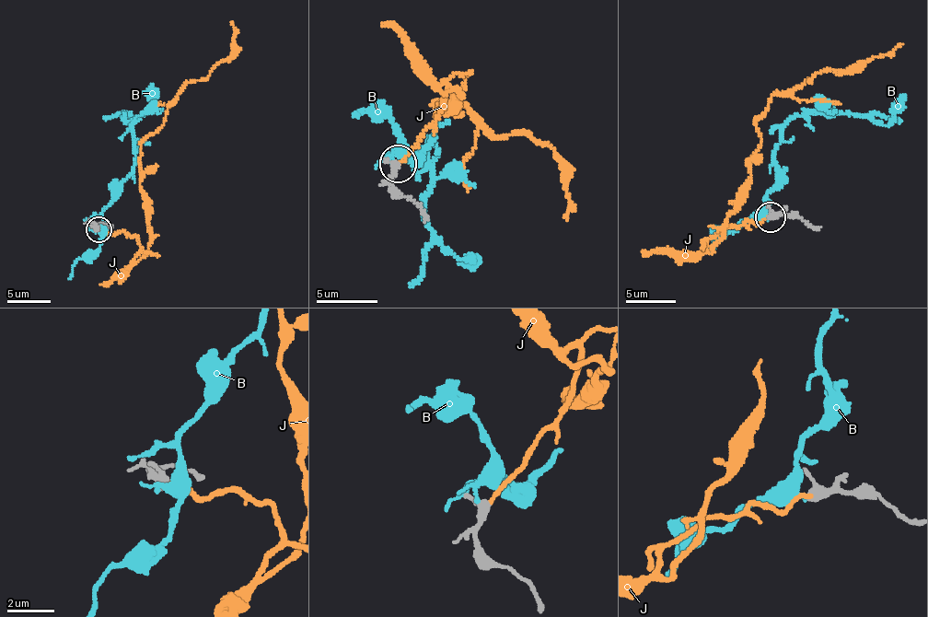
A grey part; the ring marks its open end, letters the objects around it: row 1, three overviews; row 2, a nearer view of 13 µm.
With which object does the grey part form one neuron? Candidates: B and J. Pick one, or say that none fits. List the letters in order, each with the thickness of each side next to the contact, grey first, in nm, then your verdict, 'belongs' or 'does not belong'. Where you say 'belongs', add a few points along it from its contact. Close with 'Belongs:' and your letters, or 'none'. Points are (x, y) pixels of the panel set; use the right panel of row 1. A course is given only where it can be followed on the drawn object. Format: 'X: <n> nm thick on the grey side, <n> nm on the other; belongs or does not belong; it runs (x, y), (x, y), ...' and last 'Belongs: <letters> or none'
B: 320 nm thick on the grey side, 150 nm on the other; does not belong
J: 320 nm thick on the grey side, 170 nm on the other; belongs; it runs (771, 216), (714, 233), (708, 250), (750, 174), (768, 98), (823, 68), (862, 65), (902, 43)
Belongs: J

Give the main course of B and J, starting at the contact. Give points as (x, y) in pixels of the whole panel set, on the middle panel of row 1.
B: (393, 165), (398, 151), (416, 155), (431, 136), (425, 226), (458, 256), (470, 259), (468, 255), (471, 266)
J: (399, 164), (444, 83), (460, 94), (436, 116), (454, 99), (553, 150), (566, 219)

